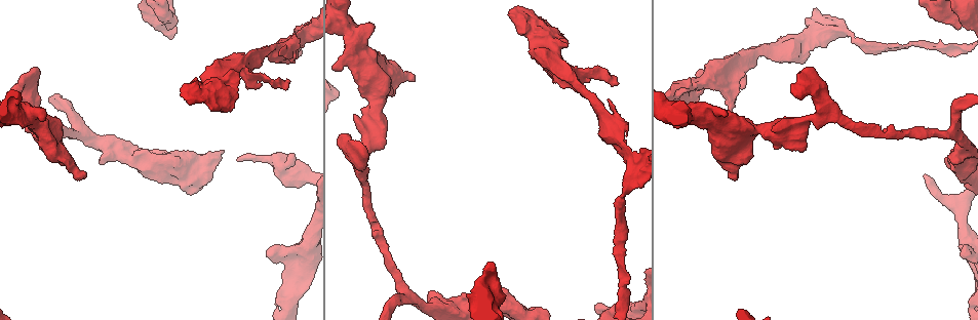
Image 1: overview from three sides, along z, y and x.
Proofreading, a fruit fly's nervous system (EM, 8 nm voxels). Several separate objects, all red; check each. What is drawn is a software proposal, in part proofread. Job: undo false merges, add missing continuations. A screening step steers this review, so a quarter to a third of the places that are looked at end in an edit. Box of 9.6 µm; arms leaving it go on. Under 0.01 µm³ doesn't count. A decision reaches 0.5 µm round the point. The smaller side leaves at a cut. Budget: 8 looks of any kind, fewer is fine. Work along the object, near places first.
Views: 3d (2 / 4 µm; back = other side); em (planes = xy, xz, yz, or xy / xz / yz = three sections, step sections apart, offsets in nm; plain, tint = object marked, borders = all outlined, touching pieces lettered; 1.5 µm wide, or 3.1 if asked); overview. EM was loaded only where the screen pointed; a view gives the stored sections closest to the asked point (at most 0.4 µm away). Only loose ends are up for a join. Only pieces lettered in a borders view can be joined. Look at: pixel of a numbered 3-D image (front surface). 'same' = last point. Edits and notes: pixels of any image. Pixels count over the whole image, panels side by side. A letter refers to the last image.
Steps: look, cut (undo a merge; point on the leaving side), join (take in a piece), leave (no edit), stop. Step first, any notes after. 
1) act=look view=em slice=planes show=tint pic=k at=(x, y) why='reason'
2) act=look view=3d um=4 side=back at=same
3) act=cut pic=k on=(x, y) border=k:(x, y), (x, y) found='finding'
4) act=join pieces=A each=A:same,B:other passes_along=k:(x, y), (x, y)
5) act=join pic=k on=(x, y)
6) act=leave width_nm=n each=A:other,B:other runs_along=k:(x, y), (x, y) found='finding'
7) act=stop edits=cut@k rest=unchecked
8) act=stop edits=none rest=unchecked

act=look view=3d um=2 pic=1 at=(597, 305) why='free end'

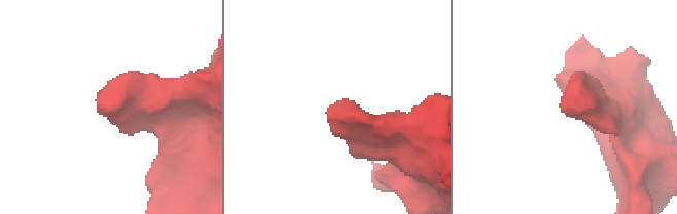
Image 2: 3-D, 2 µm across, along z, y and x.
act=look view=em slice=xz step=8 show=borders pic=2 at=(336, 106) why='now the EM'

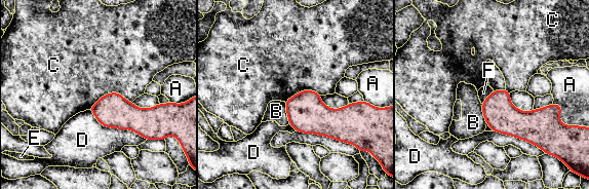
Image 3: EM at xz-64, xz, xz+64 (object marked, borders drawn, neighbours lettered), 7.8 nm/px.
act=look view=em slice=planes show=borders at=same

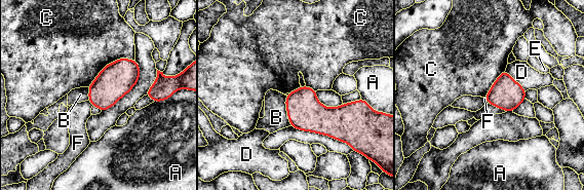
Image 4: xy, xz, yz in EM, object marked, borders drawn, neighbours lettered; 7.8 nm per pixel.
act=leave longest_contact=C:440nm each=A:other,B:other,C:other,D:other,E:other,F:other border=4:(88, 100), (92, 105) found='none of them fits'

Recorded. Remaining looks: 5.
act=look view=em slice=xy step=8 show=borders pic=1 at=(617, 249) why='thin neck'

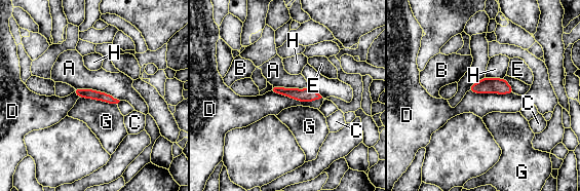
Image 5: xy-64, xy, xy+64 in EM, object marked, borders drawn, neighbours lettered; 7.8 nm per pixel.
act=look view=em slice=xz step=4 show=borders at=same why='cut it another way'

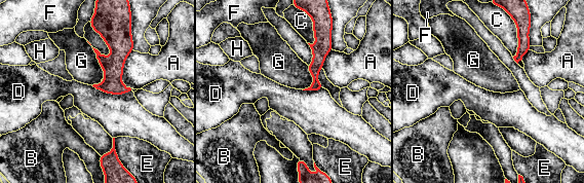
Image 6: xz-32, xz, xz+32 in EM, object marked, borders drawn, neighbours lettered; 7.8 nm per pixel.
act=leave longest_contact=D:320nm each=A:other,B:other,C:other,D:other,E:other,F:other,G:other,H:other border=6:(91, 85), (112, 94), (130, 90) found='one neuron here'

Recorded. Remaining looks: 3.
act=look view=em slice=planes show=plain pic=1 at=(279, 55) why='thin end'

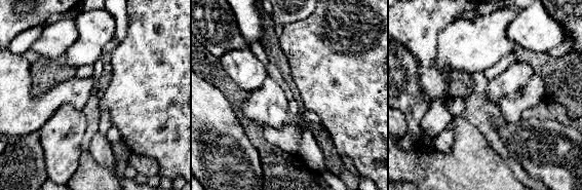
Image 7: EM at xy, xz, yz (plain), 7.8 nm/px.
act=look view=em slice=planes show=borders at=same why='see the neighbours'

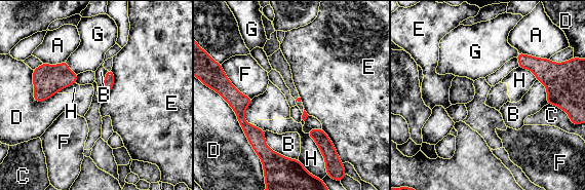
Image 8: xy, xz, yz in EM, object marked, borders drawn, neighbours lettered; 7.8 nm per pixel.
act=leave each=A:other,B:other,C:other,D:other,E:other,F:other,G:other,H:other found='no lettered piece goes on from it'

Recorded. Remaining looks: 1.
act=stop edits=none rest=unchecked

